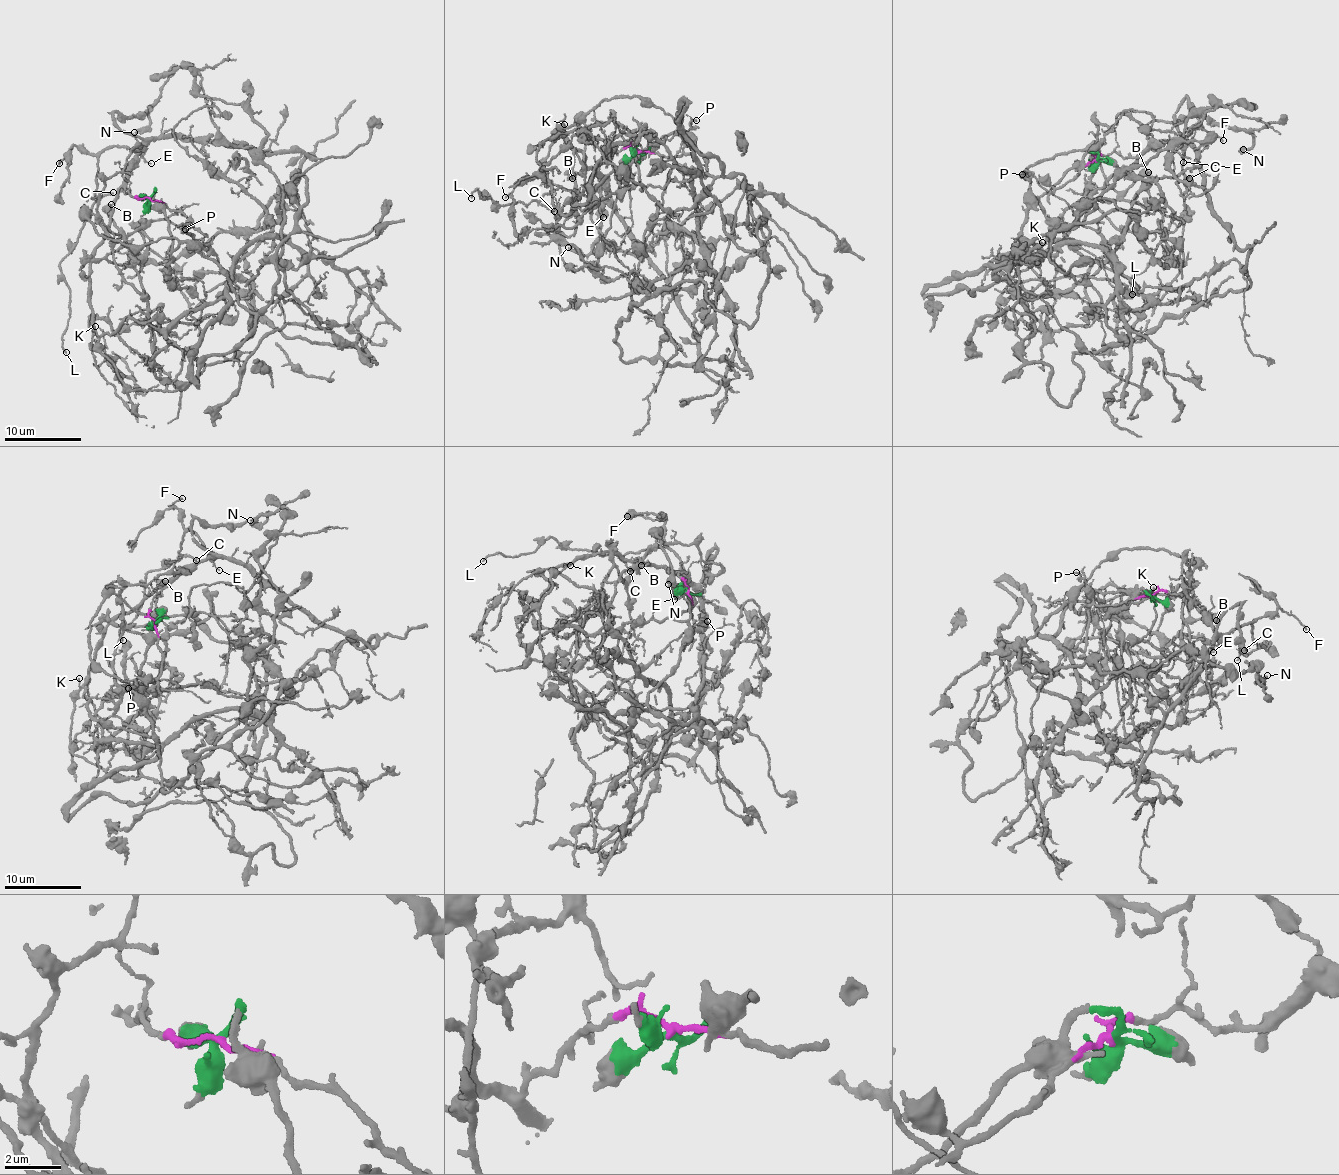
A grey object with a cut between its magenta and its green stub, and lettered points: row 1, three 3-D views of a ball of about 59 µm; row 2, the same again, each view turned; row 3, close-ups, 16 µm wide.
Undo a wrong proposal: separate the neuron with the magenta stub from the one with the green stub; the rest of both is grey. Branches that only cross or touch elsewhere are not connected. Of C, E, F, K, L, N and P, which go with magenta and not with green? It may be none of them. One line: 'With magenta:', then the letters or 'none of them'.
With magenta: C, E, F, K, L, N

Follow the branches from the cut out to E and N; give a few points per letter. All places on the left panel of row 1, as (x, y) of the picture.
E: (149, 198), (134, 196), (123, 189), (138, 165), (140, 151), (142, 158), (152, 163)
N: (149, 198), (123, 189), (143, 142), (121, 129), (114, 113), (142, 115), (152, 107), (149, 123), (135, 133)

